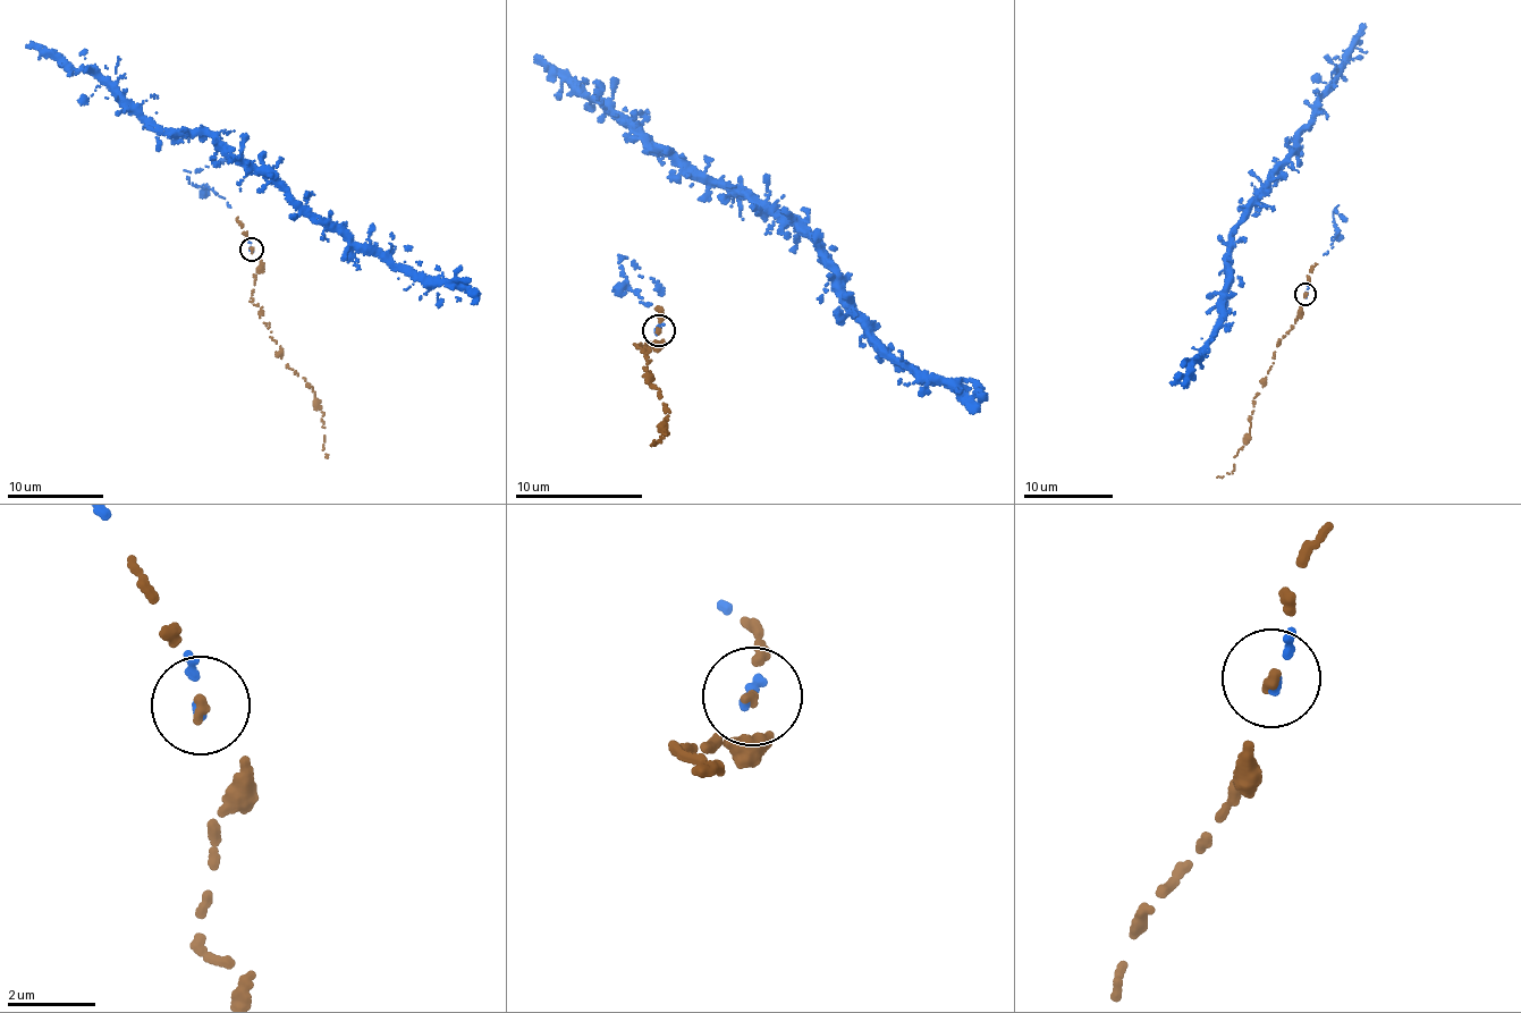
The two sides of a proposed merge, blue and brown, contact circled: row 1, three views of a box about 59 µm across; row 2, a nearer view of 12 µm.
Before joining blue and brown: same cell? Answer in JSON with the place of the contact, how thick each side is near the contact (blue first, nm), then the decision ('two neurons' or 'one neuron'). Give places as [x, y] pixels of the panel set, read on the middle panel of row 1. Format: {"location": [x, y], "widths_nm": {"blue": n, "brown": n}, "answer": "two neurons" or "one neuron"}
{"location": [659, 330], "widths_nm": {"blue": 200, "brown": 180}, "answer": "one neuron"}

